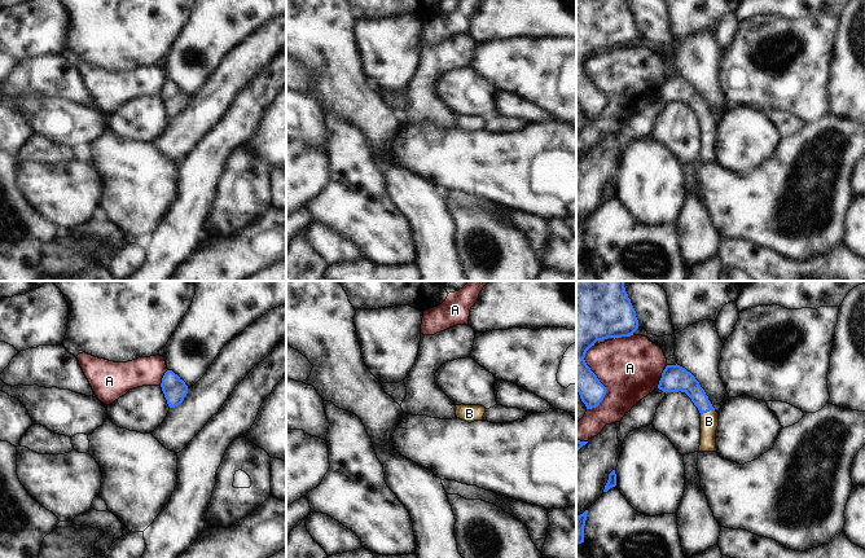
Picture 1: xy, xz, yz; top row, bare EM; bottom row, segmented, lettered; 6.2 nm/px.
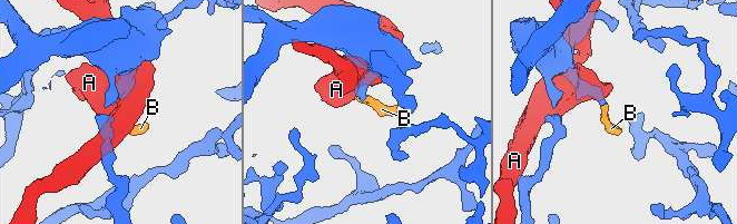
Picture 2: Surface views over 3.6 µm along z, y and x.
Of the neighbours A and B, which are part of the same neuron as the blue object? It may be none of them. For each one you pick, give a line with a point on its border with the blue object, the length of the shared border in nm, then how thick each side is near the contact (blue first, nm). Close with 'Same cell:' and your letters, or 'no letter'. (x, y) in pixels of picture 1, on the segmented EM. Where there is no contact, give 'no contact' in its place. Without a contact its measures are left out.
B: meets blue in yz at (707, 411); contact 90 nm long; 140 nm thick on the blue side, 110 nm on the other
Same cell: B

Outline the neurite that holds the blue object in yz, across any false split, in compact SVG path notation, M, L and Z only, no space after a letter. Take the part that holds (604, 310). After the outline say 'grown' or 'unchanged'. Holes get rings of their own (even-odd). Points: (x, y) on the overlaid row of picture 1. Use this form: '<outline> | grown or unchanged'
M576 281L576 391L587 409L600 405L606 387L587 365L587 351L597 340L633 335L636 311L624 281Z | unchanged

